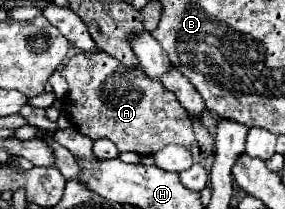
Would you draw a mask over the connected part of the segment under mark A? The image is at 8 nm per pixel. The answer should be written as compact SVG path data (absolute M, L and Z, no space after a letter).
M101 51L79 53L69 59L69 63L63 67L61 75L69 83L69 93L63 99L65 113L69 115L71 125L93 141L111 139L119 151L155 155L161 147L165 147L169 143L189 147L195 139L193 125L191 125L187 111L181 107L181 103L175 99L175 95L163 87L161 81L155 81L155 79L143 75L143 71L129 71L127 67L123 67L117 59L113 59L107 53L101 53Z

